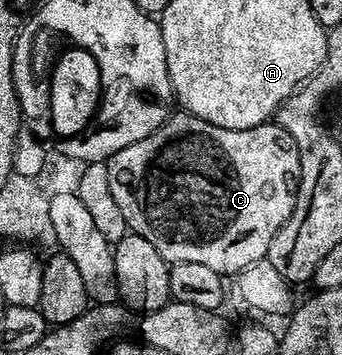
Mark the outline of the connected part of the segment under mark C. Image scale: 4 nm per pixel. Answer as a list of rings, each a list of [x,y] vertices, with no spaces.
[[[192,116],[174,117],[165,123],[160,130],[156,130],[147,140],[139,140],[131,148],[119,152],[110,158],[107,165],[111,178],[111,196],[115,196],[120,211],[123,212],[123,220],[127,220],[130,231],[136,237],[150,242],[156,250],[162,254],[165,261],[170,264],[207,264],[207,268],[215,268],[222,276],[240,275],[242,272],[254,267],[258,262],[266,261],[268,250],[272,242],[269,234],[276,237],[282,227],[292,216],[289,210],[289,194],[285,191],[285,174],[281,174],[281,154],[277,154],[277,144],[281,140],[276,125],[266,124],[255,129],[253,134],[230,134],[215,124],[204,122],[203,119]]]

